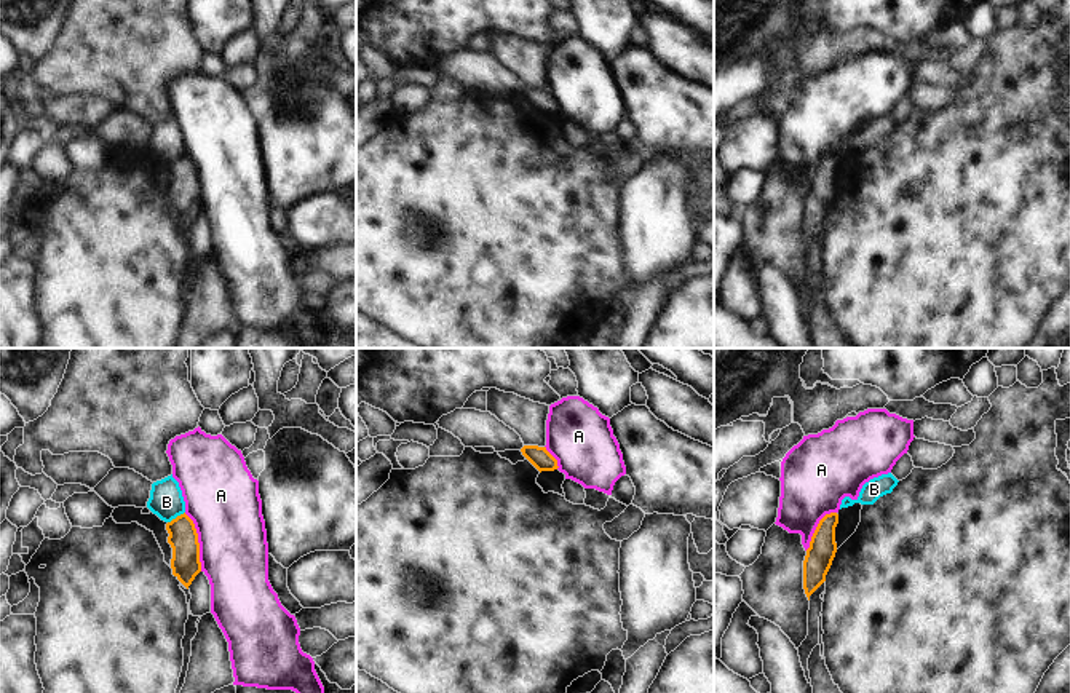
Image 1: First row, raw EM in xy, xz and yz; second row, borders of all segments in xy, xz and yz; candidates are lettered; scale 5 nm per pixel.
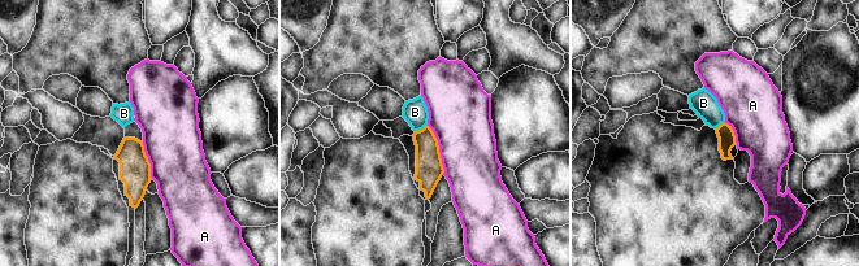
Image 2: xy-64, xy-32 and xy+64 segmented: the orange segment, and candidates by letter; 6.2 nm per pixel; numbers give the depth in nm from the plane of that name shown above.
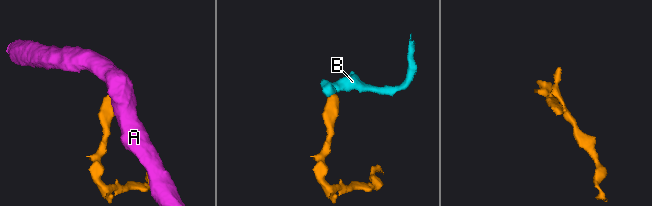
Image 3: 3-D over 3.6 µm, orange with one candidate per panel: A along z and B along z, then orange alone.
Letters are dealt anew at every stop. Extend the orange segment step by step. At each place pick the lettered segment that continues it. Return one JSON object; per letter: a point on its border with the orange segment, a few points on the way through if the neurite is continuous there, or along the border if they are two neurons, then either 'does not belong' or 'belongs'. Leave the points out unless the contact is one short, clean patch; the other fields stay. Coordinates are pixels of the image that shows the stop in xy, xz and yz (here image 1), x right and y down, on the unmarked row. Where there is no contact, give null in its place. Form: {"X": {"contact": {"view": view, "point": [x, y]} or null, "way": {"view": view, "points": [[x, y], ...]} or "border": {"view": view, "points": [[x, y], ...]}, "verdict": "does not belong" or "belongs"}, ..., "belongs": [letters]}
{"A": {"contact": {"view": "xy", "point": [197, 184]}, "border": {"view": "xy", "points": [[184, 155], [192, 163], [197, 176], [202, 213]]}, "verdict": "does not belong"}, "B": {"contact": {"view": "xy", "point": [178, 158]}, "border": {"view": "xy", "points": [[184, 154], [168, 165]]}, "verdict": "does not belong"}, "belongs": []}

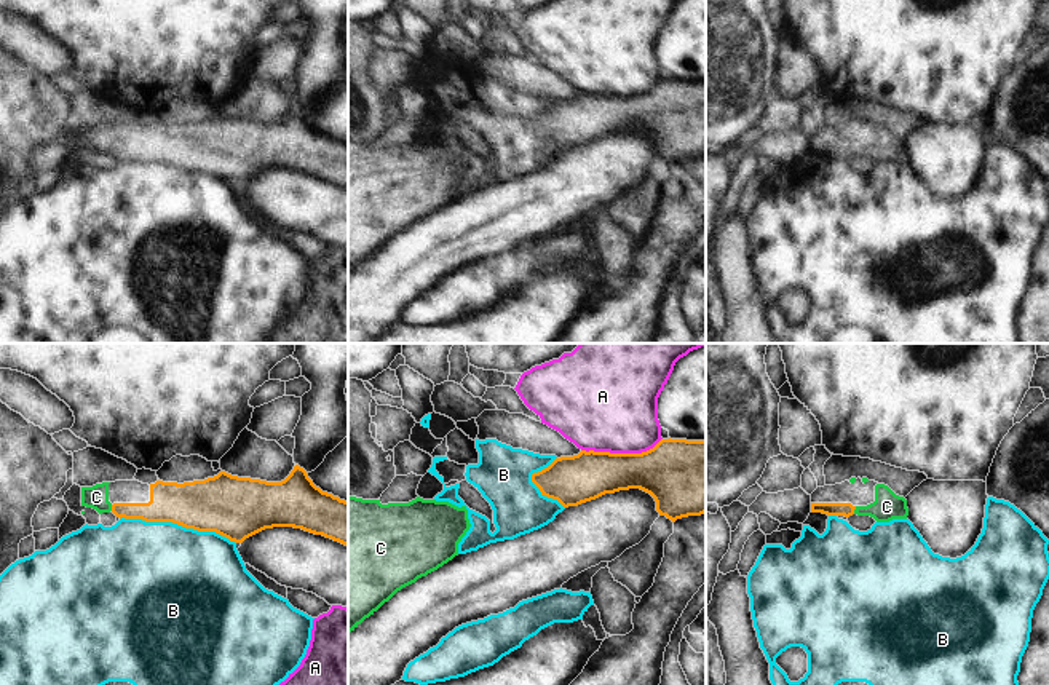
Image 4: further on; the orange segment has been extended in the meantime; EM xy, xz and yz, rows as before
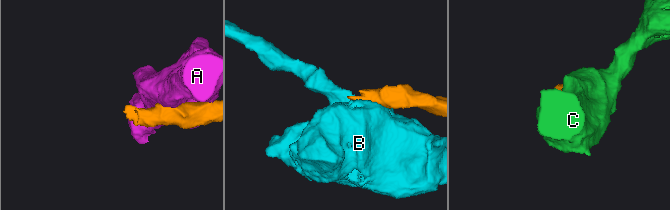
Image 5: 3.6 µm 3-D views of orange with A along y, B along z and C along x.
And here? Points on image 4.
{"A": {"contact": {"view": "xz", "point": [621, 96]}, "verdict": "does not belong"}, "B": {"contact": {"view": "xy", "point": [178, 166]}, "verdict": "does not belong"}, "C": {"contact": {"view": "yz", "point": [855, 150]}, "way": {"view": "yz", "points": [[847, 152], [855, 150], [883, 152], [886, 149]]}, "verdict": "belongs"}, "belongs": ["C"]}

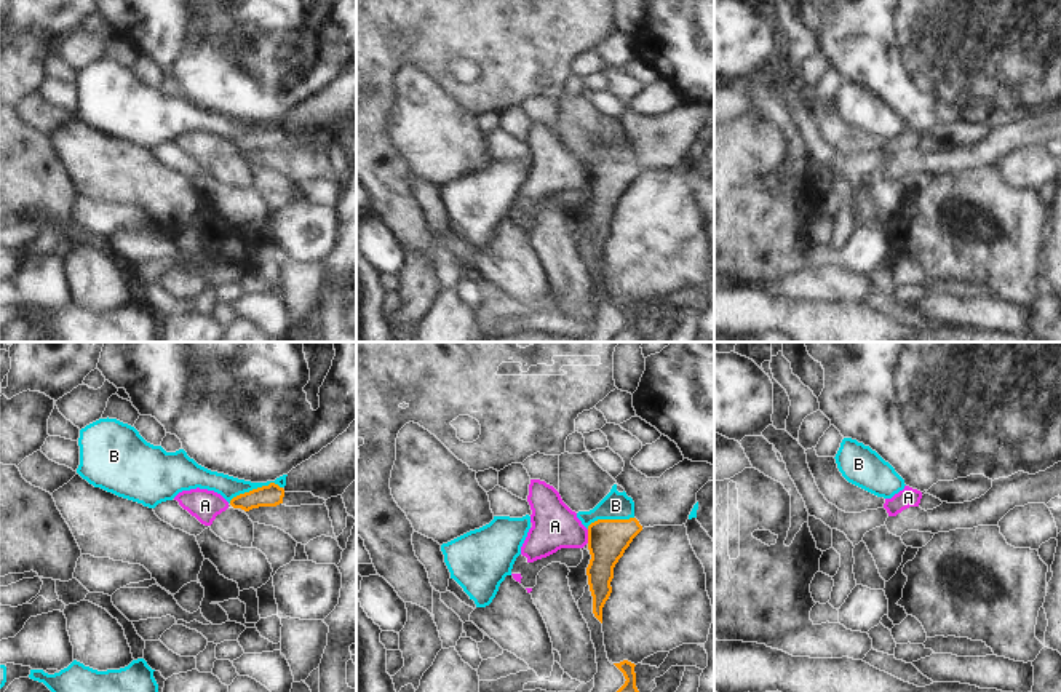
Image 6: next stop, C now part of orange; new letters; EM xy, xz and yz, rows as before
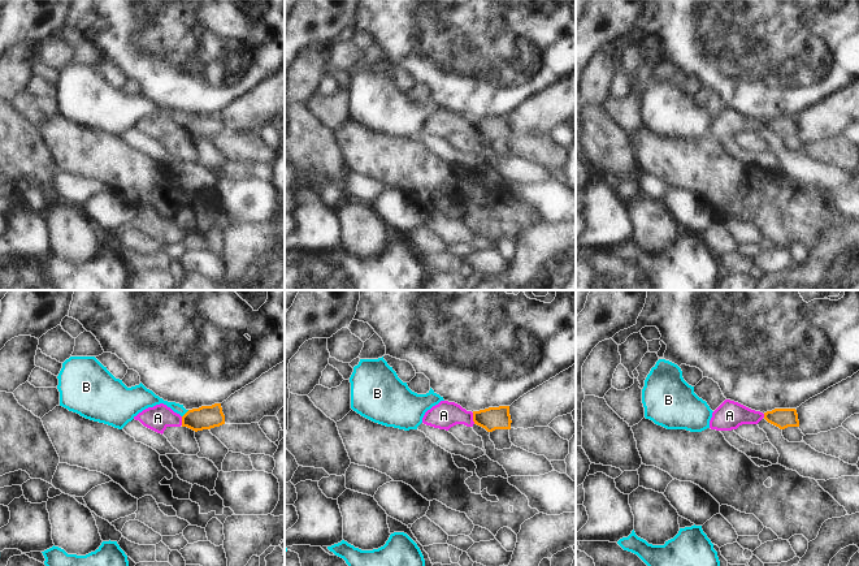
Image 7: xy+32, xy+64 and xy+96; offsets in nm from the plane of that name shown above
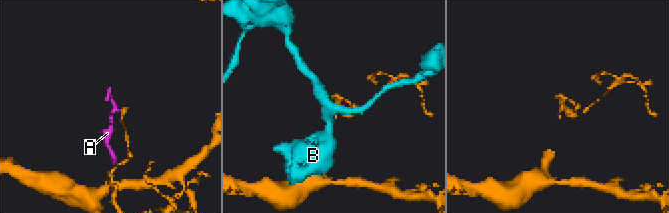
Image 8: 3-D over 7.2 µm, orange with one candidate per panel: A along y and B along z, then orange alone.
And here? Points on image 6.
{"A": {"contact": {"view": "xz", "point": [588, 178]}, "verdict": "does not belong"}, "B": {"contact": {"view": "xy", "point": [254, 131]}, "border": {"view": "xy", "points": [[282, 128], [274, 125], [262, 127], [237, 136], [229, 144]]}, "verdict": "does not belong"}, "belongs": []}

